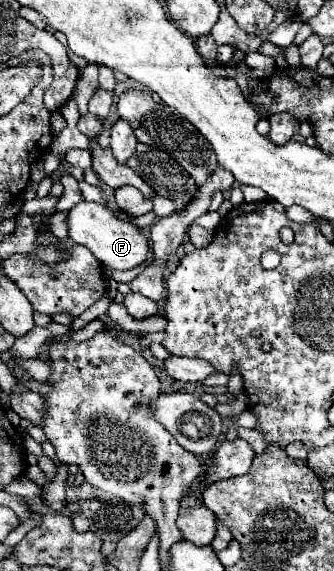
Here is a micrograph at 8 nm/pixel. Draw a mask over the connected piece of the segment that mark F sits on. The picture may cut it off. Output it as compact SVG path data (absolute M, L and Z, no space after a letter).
M82 200L68 212L66 222L68 222L68 236L76 244L88 248L96 256L96 260L100 260L106 268L130 270L130 268L140 266L148 258L150 246L148 246L146 236L132 224L120 222L116 214L104 204Z

